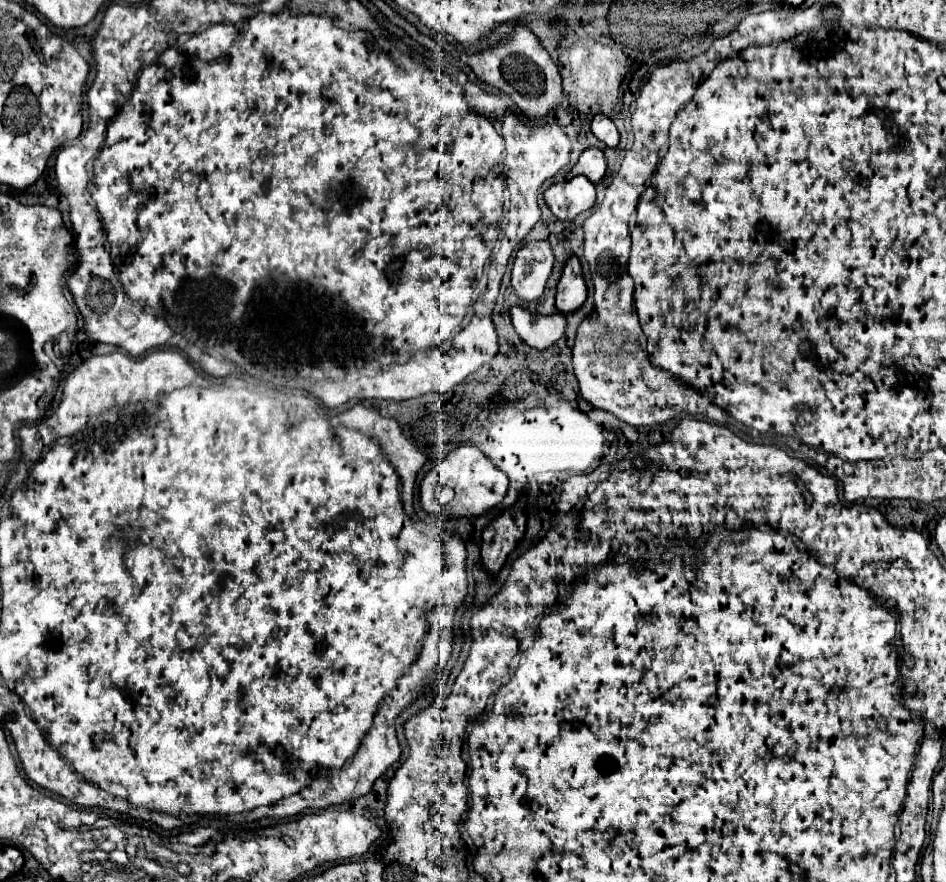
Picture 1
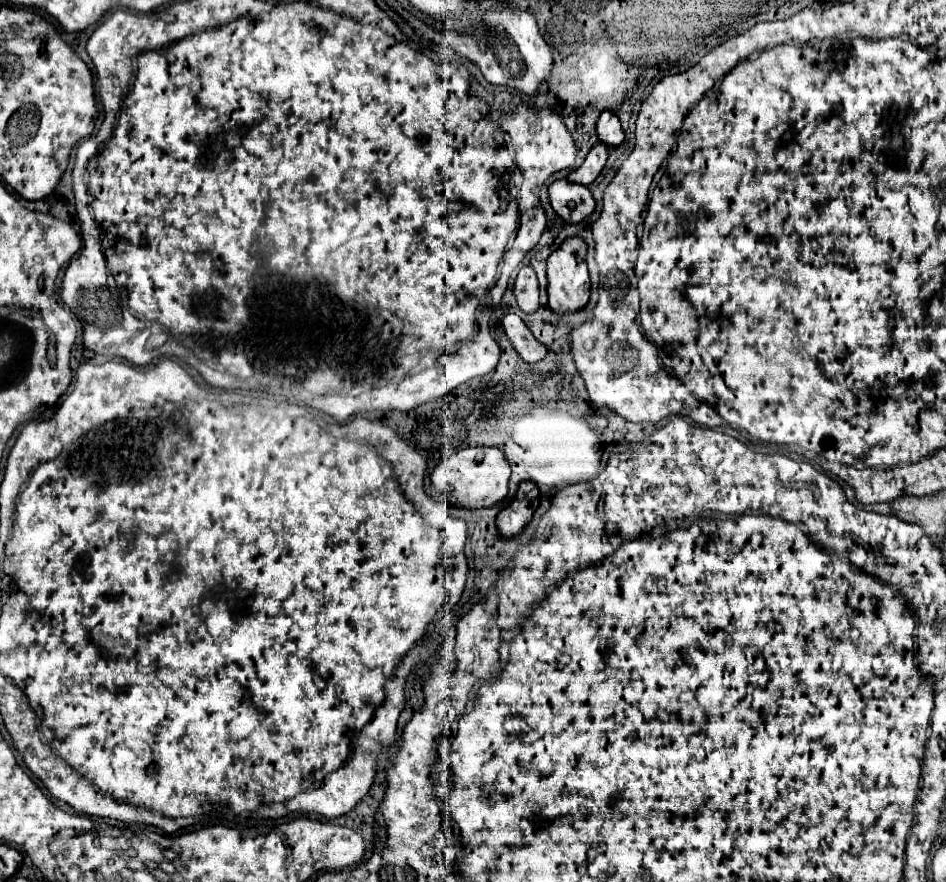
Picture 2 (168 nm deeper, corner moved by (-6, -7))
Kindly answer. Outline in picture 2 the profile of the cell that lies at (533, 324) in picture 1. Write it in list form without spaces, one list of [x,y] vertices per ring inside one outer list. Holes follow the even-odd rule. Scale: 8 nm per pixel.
[[[515,313],[505,315],[505,319],[503,319],[503,329],[505,329],[507,337],[511,339],[511,343],[515,345],[517,353],[519,353],[527,363],[537,363],[537,361],[541,361],[541,359],[547,355],[549,347],[543,345],[541,341],[537,341],[537,339],[533,337],[533,333],[531,333],[529,327],[521,321],[519,315],[515,315]]]

